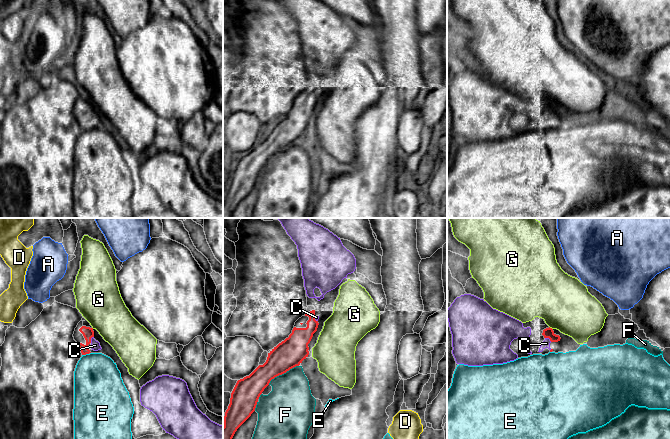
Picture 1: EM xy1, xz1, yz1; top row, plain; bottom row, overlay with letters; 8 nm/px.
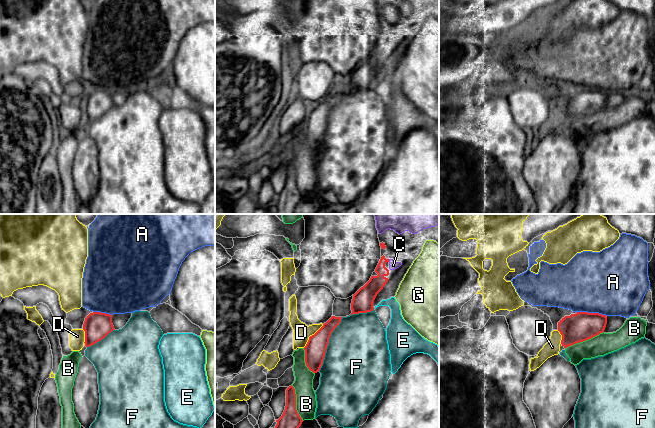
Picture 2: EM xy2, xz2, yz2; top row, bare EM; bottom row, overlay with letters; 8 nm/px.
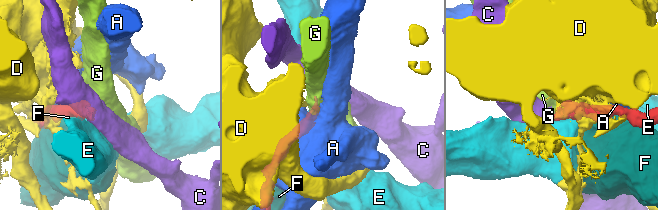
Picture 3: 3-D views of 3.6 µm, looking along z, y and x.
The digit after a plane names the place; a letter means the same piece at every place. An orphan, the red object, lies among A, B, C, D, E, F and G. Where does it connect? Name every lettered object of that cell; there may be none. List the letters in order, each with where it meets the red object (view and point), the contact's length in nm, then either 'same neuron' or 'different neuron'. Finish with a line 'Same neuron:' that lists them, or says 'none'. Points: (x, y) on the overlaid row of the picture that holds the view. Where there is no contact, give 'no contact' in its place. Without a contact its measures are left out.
A: yz2 (592, 313) | 240 nm | different neuron
B: yz2 (584, 340) | 340 nm | different neuron
C: xy1 (90, 339) | 60 nm | same neuron
D: xz2 (312, 335) | 260 nm | different neuron
E: xy1 (85, 354) | 60 nm | different neuron
F: xz2 (327, 344) | 480 nm | different neuron
G: yz1 (551, 328) | 40 nm | different neuron
Same neuron: C

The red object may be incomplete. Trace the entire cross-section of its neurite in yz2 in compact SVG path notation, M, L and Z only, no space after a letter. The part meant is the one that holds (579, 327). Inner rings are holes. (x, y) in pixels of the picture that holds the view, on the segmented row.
M577 312L565 316L558 322L564 348L591 339L603 333L607 324L606 315L599 313Z

